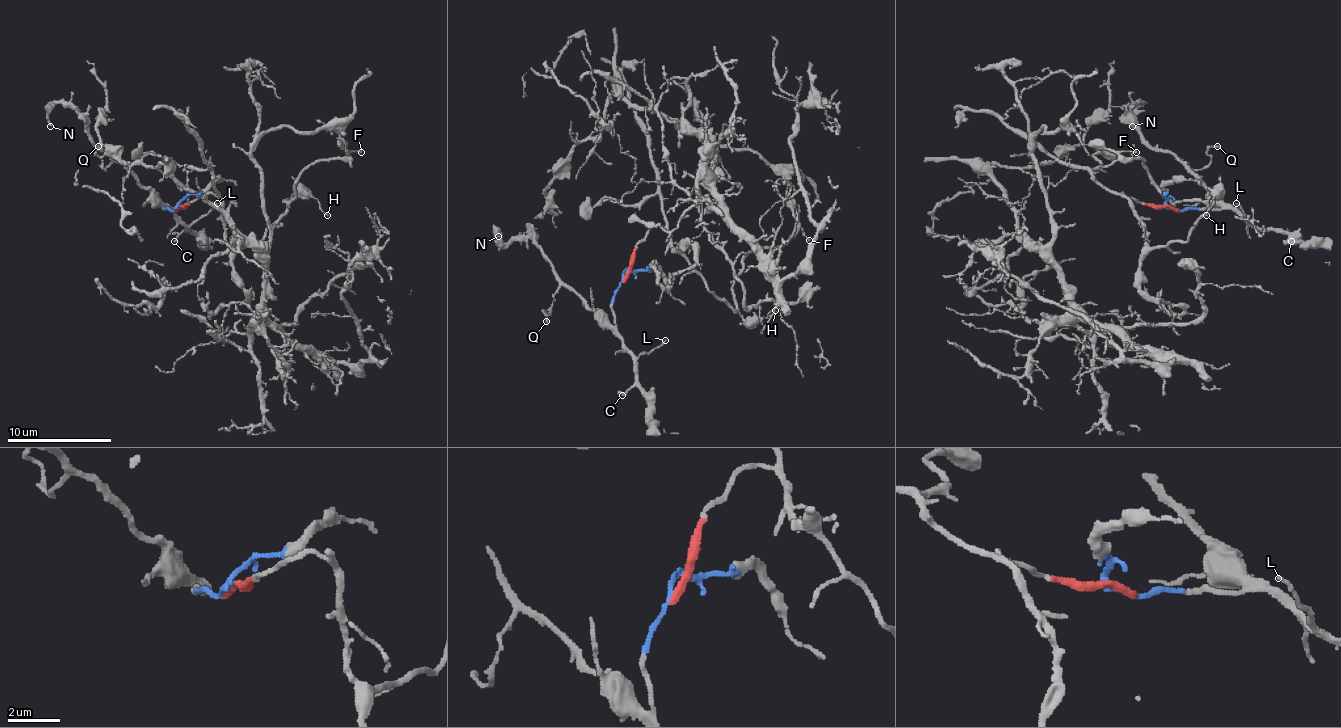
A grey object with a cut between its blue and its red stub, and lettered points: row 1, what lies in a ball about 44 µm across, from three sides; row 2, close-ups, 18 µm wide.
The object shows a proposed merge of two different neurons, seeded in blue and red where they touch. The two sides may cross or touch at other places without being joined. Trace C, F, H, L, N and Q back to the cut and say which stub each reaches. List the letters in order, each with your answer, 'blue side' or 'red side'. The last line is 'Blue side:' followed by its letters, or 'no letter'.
C: blue side
F: red side
H: red side
L: blue side
N: blue side
Q: blue side
Blue side: C, L, N, Q

